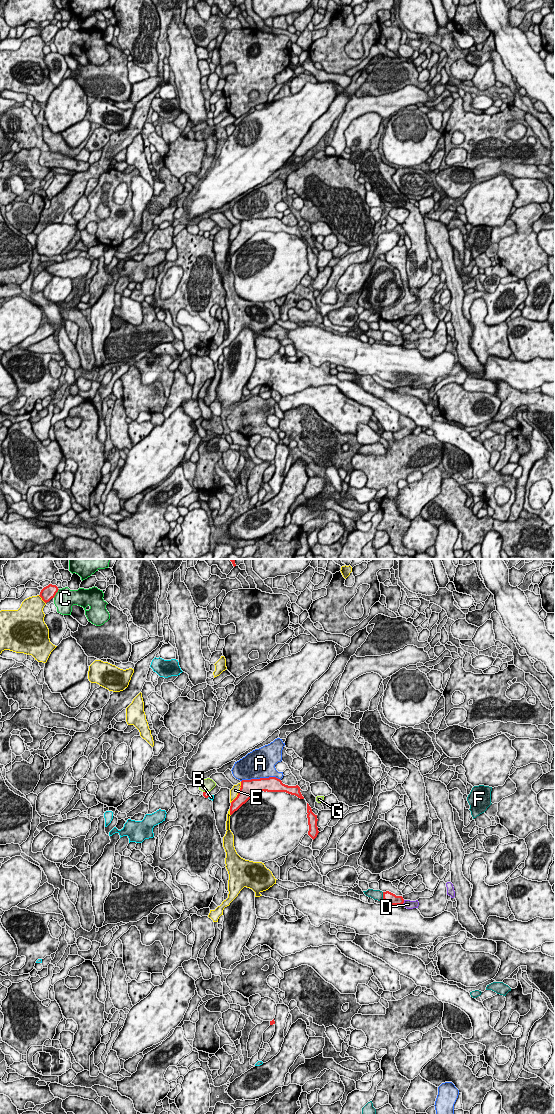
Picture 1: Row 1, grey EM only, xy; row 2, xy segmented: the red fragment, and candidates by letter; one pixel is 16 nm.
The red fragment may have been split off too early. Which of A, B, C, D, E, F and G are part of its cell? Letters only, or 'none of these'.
none of these

